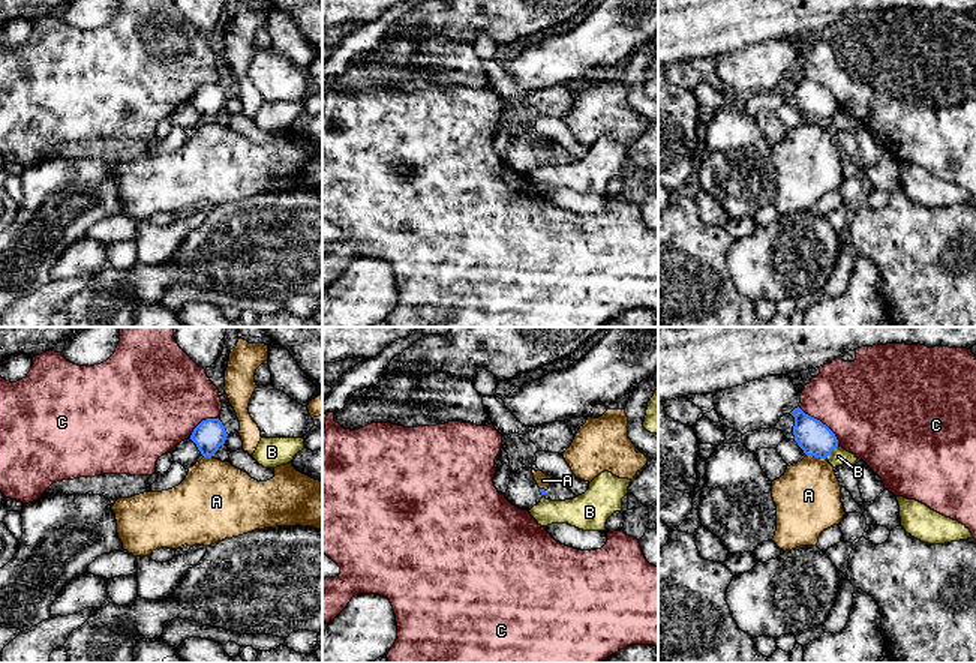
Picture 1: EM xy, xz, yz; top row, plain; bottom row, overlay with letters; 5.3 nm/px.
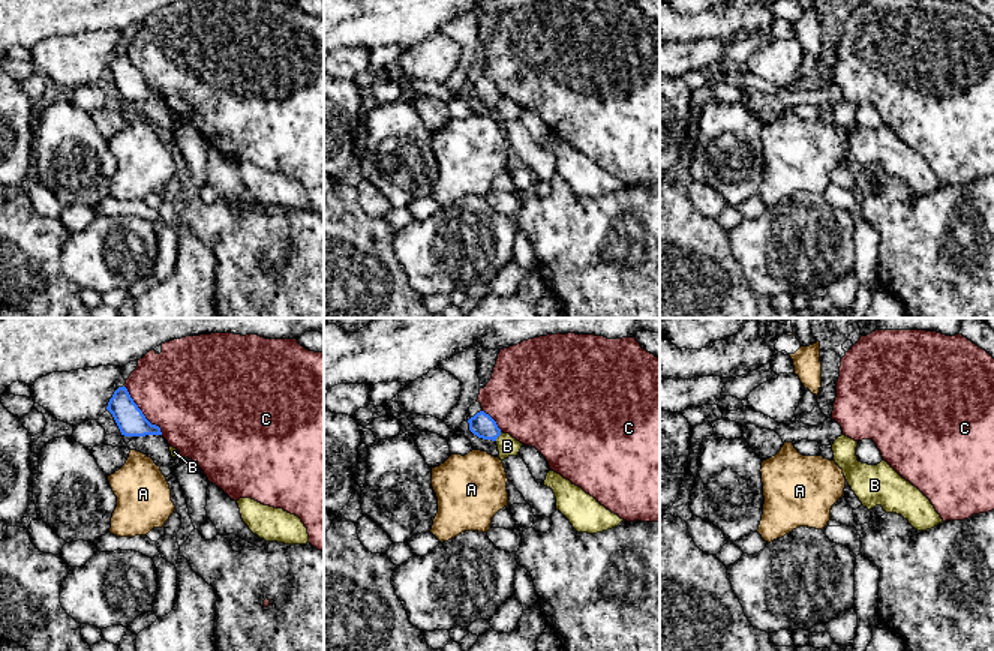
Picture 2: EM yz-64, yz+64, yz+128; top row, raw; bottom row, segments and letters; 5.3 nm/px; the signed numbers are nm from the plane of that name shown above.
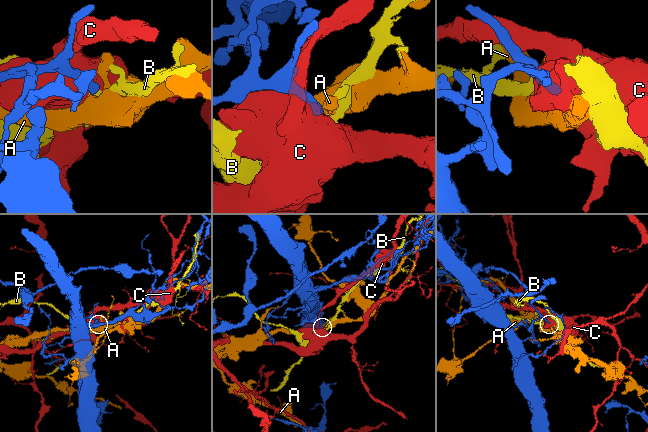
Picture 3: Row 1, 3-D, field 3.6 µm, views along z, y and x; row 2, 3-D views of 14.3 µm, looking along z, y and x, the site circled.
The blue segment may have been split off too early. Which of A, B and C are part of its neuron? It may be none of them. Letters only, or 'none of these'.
none of these

